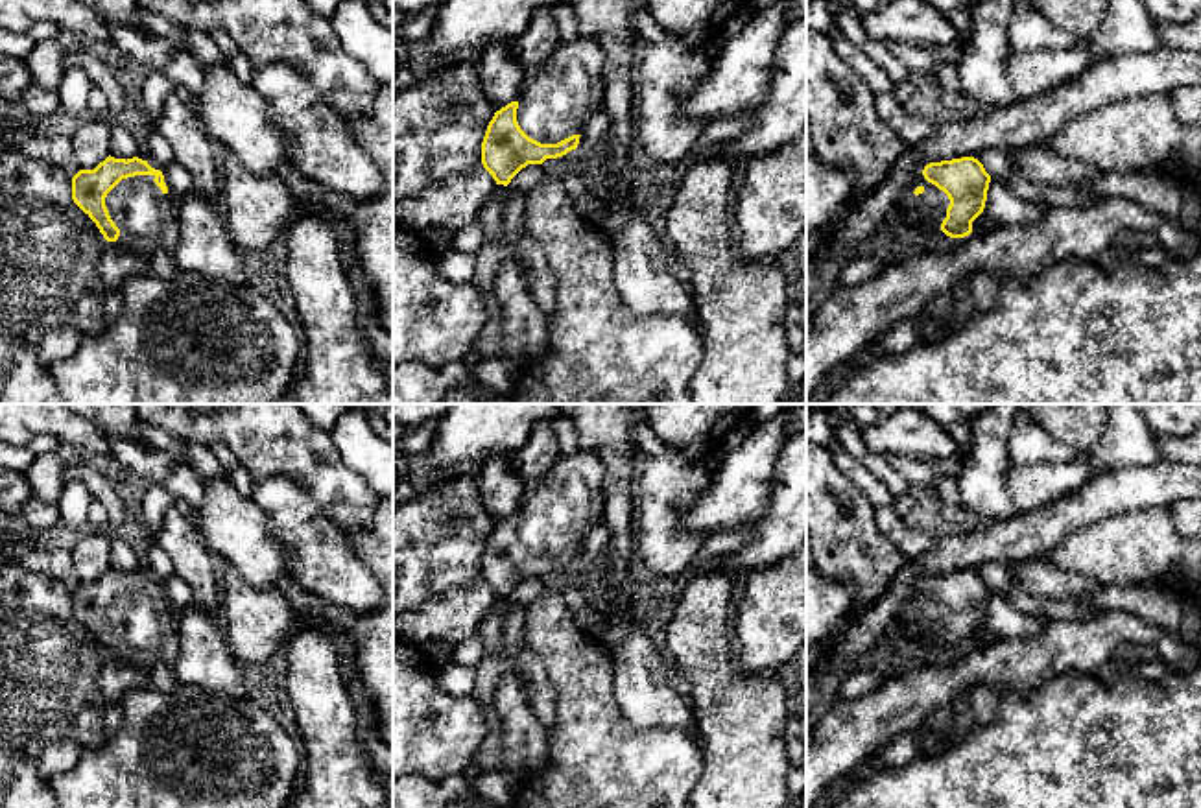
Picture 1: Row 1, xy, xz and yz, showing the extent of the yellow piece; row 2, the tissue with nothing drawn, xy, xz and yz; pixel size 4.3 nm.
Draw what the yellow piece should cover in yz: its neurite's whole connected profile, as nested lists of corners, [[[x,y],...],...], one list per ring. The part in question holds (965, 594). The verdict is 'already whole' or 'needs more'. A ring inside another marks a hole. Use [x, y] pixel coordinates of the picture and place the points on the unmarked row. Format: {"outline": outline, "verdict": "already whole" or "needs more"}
{"outline": [[[974,570],[930,576],[906,618],[946,649],[965,651],[985,622],[989,596],[991,588]]], "verdict": "needs more"}

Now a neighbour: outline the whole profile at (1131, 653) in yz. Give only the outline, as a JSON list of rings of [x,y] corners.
[[[1120,644],[1120,646],[1116,646],[1116,649],[1112,653],[1112,659],[1120,660],[1120,662],[1125,662],[1129,666],[1135,666],[1135,664],[1155,660],[1157,653],[1151,648],[1147,648],[1147,646]]]

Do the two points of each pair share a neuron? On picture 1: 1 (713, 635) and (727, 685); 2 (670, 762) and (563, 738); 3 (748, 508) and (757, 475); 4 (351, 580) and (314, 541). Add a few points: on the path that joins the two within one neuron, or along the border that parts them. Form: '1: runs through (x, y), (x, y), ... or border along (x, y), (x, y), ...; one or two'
1: runs through (713, 648), (714, 672); one
2: runs through (644, 762), (602, 762), (589, 749); one
3: runs through (748, 500), (749, 482); one
4: runs through (342, 570), (321, 550); one

